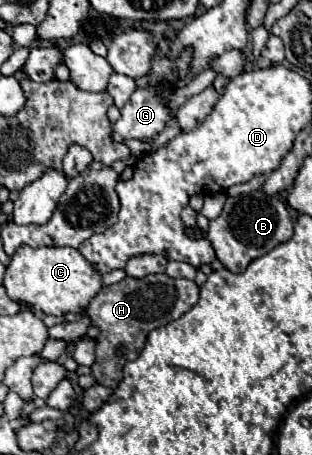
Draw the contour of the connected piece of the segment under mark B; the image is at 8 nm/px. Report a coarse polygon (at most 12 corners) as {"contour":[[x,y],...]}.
{"contour":[[279,196],[227,198],[207,236],[223,266],[287,242],[293,222]]}

